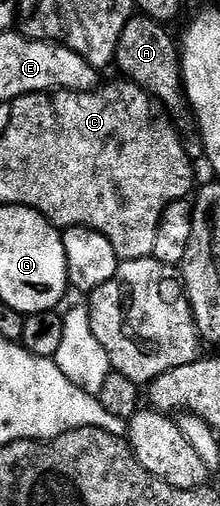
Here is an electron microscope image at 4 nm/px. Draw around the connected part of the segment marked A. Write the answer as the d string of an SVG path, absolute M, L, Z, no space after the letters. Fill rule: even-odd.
M146 16L132 17L119 41L115 62L128 74L126 77L134 85L142 86L160 103L163 101L171 109L169 111L170 117L178 120L178 118L188 117L189 114L189 103L183 88L181 54L177 49L176 39L174 42L159 26L162 25L158 21Z

